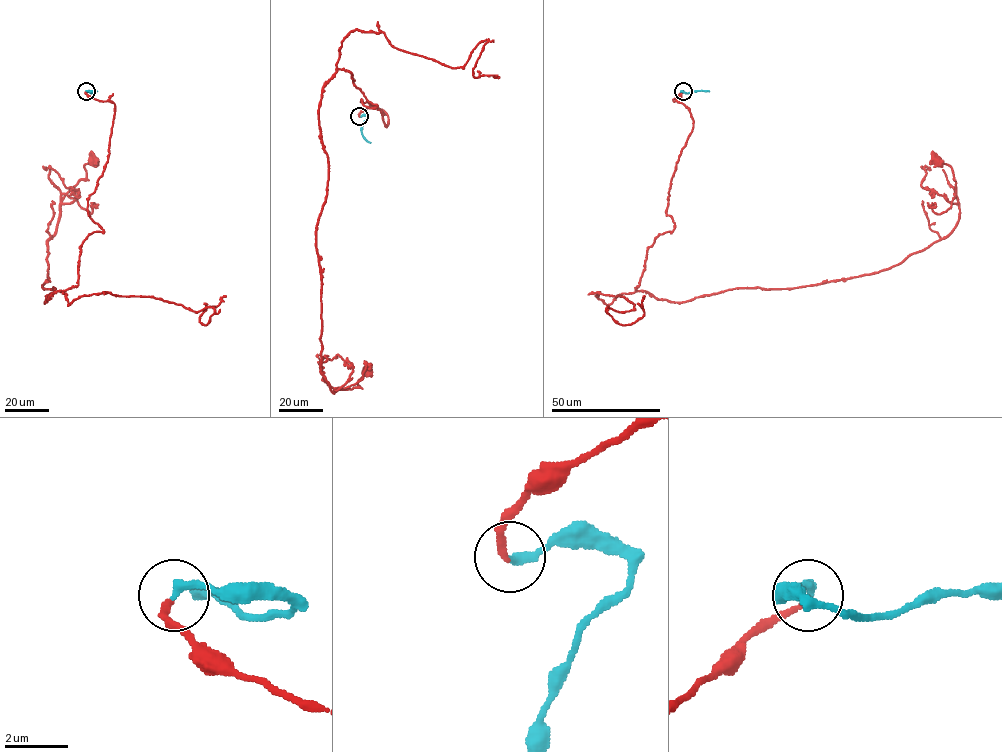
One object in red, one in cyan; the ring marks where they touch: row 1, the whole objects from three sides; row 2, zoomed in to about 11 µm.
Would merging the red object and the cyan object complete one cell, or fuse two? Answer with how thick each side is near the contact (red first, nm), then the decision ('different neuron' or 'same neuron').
200 nm thick on the red side, 300 nm on the other; same neuron

